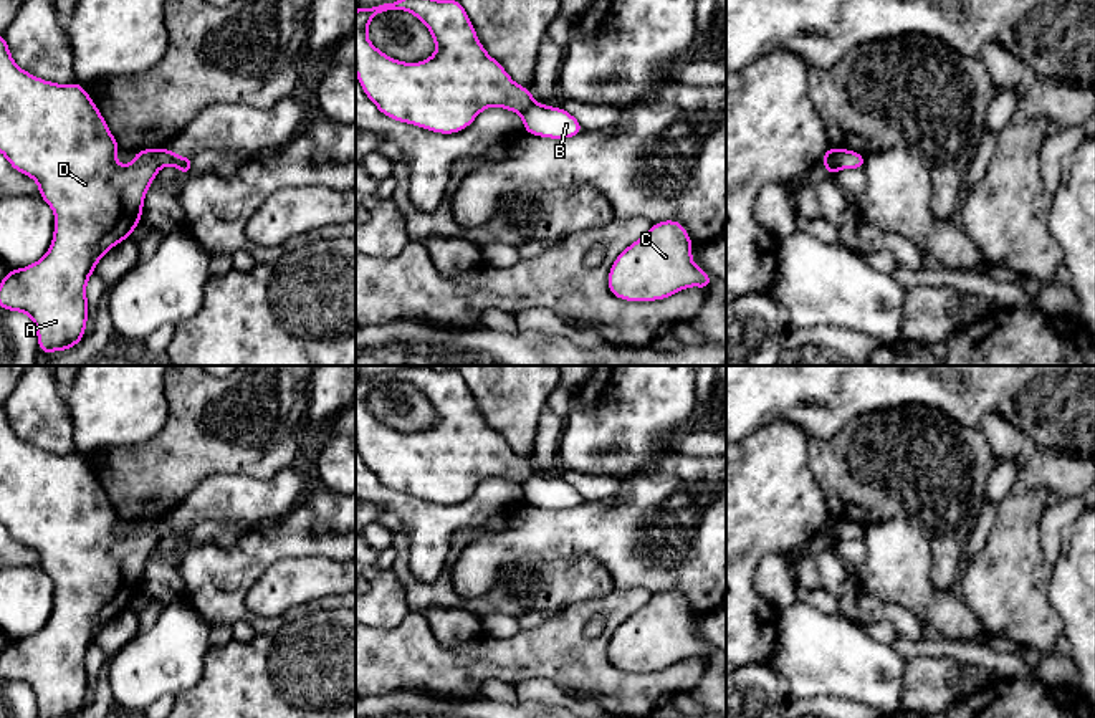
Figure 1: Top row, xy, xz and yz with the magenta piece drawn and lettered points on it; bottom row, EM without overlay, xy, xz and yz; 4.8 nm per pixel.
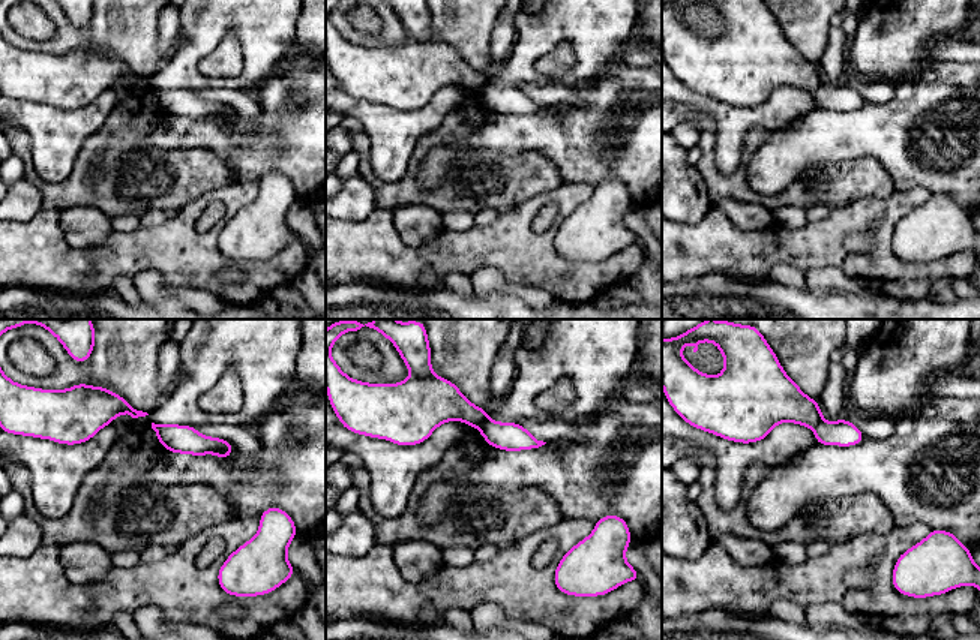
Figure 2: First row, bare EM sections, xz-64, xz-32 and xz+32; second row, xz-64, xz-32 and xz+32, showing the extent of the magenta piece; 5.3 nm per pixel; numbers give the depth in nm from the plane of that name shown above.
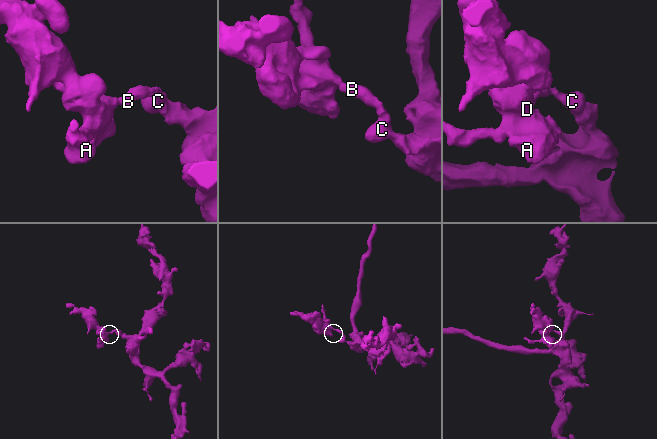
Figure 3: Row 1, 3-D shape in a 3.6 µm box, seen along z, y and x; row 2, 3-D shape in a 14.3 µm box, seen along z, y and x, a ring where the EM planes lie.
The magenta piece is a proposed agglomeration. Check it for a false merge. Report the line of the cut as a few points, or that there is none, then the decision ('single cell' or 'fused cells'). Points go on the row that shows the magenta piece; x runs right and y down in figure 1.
yz (837, 149), (837, 162), (841, 166) | fused cells

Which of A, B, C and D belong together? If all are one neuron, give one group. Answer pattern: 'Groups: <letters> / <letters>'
Groups: A D / B C

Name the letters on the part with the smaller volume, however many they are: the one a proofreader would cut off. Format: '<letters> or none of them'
A, D

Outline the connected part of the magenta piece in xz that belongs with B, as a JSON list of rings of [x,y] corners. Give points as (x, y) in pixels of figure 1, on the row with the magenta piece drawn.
[[[534,103],[523,114],[526,134],[549,139],[567,139],[584,131],[582,124],[562,108]]]

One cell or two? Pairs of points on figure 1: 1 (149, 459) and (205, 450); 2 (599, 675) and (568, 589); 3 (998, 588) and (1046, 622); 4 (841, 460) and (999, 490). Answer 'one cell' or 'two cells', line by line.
1: one cell
2: two cells
3: one cell
4: two cells

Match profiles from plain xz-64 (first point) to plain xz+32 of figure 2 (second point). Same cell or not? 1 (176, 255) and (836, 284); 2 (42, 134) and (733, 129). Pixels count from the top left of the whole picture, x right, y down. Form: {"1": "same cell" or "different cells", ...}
{"1": "different cells", "2": "same cell"}

